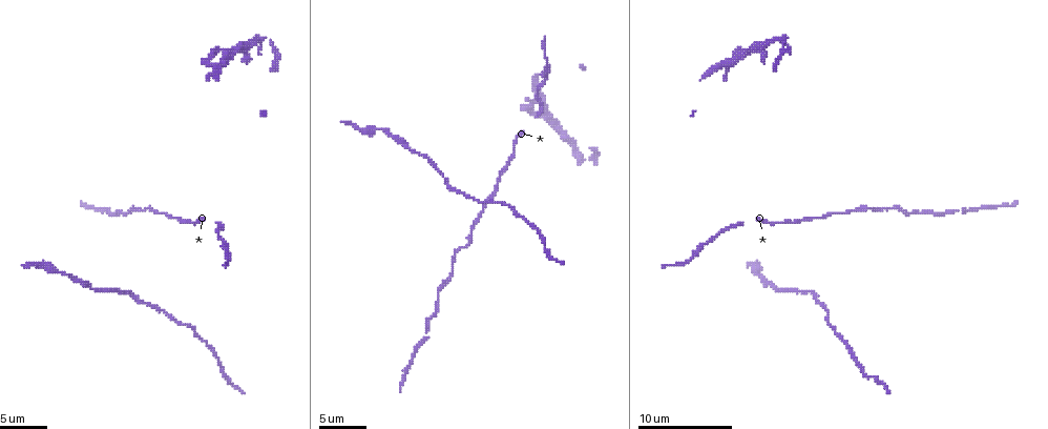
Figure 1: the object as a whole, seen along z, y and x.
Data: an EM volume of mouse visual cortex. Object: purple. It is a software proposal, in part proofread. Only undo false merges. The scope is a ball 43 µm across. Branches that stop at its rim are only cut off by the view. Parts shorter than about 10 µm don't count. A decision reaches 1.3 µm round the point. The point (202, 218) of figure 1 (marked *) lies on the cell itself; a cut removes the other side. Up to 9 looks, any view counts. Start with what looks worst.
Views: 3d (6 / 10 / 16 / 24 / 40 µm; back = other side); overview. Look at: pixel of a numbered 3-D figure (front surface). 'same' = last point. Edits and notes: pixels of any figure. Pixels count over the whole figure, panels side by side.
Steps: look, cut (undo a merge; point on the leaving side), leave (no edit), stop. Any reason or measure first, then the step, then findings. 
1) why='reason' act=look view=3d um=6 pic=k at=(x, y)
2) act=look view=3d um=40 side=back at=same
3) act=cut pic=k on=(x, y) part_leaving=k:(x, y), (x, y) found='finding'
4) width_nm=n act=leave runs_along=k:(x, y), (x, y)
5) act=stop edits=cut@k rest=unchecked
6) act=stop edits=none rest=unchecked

why='thick turns thin' act=look view=3d um=16 pic=1 at=(87, 285)

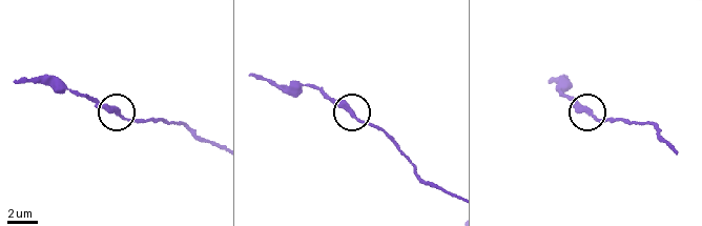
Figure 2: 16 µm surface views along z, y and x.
act=look view=3d um=6 pic=2 at=(119, 111)

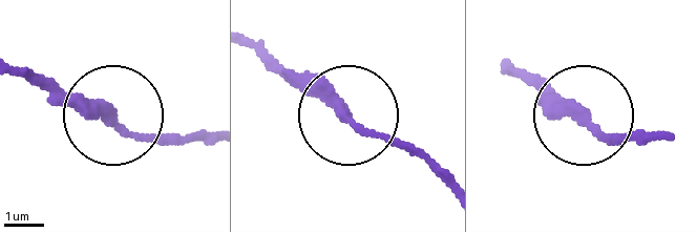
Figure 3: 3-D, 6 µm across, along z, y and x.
act=leave found='continuous, no second cell'

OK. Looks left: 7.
act=look view=3d um=10 pic=1 at=(448, 186)

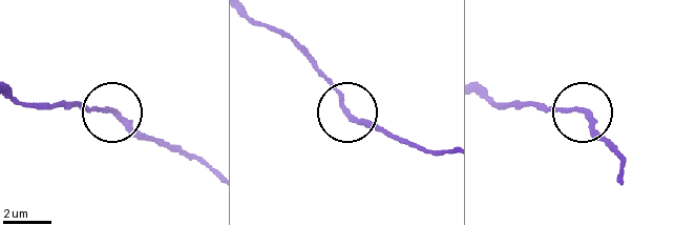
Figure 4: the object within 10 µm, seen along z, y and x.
act=look view=3d um=10 side=back pic=4 at=(111, 108)

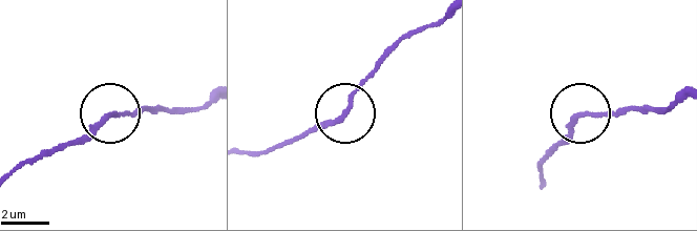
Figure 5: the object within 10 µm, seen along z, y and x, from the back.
width_nm=190 act=leave found='one cell here'

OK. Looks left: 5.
why='thin neck' act=look view=3d um=10 pic=1 at=(542, 103)

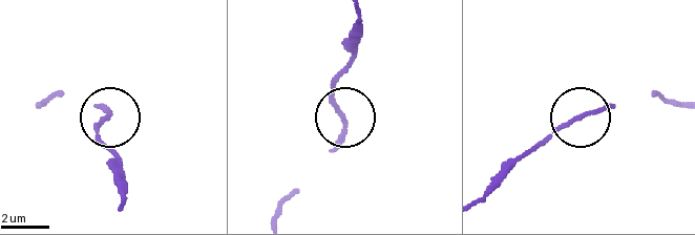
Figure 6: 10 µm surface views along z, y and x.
act=look view=3d um=6 pic=6 at=(342, 122)

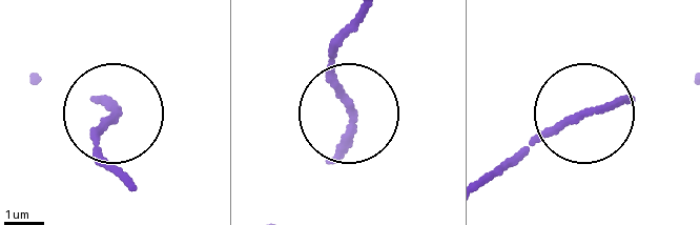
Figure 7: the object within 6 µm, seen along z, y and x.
act=leave found='one cell here'

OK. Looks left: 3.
why='sudden change in width' act=look view=3d um=16 pic=1 at=(474, 224)

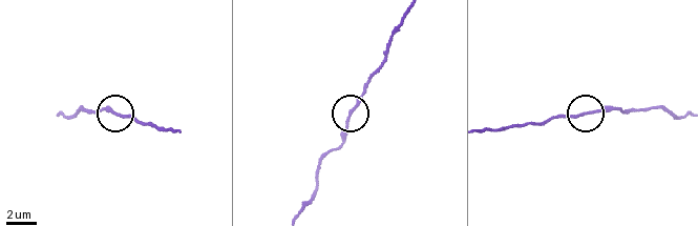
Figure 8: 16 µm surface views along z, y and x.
act=leave runs_along=8:(486, 131), (617, 108) found='all the same cell'

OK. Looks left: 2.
act=stop edits=none rest=unchecked

